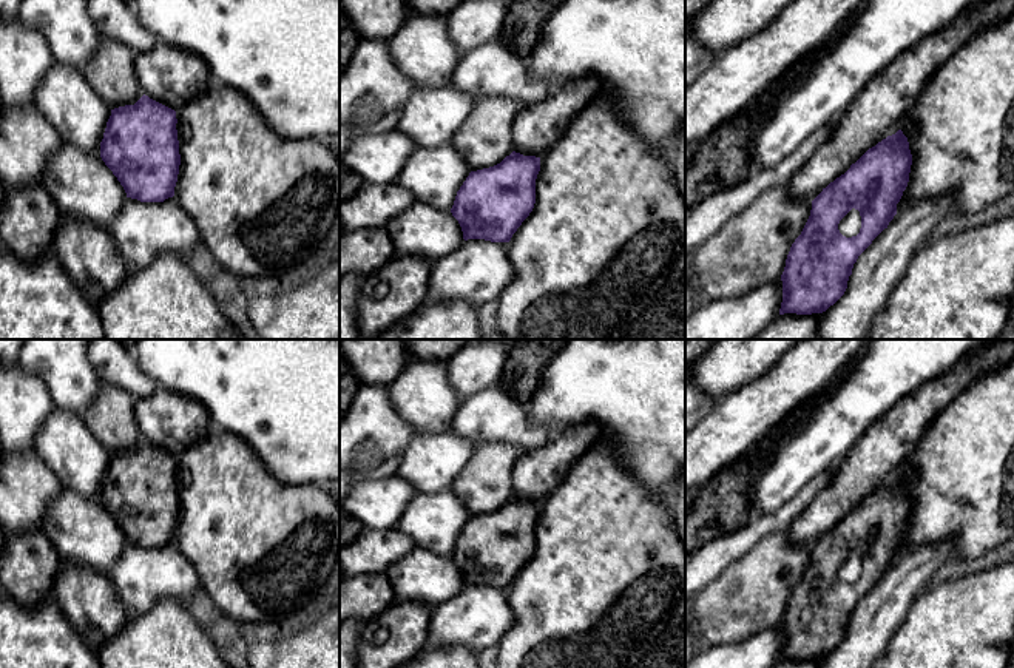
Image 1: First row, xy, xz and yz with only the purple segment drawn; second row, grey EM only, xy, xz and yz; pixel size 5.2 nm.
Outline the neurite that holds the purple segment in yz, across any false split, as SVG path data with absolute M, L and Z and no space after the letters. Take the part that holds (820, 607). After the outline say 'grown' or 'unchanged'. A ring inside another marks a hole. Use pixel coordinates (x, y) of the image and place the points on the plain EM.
M898 475L869 494L844 520L823 534L812 546L810 562L787 600L781 620L779 660L823 659L844 640L858 602L897 560L897 549L909 528L911 511L912 500L908 483ZM852 554L860 557L861 574L857 582L846 583L840 579L838 569Z; unchanged

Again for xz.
M515 497L494 512L471 517L451 554L463 585L509 588L534 554L539 517L540 503Z; unchanged

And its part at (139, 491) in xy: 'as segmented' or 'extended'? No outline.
as segmented

